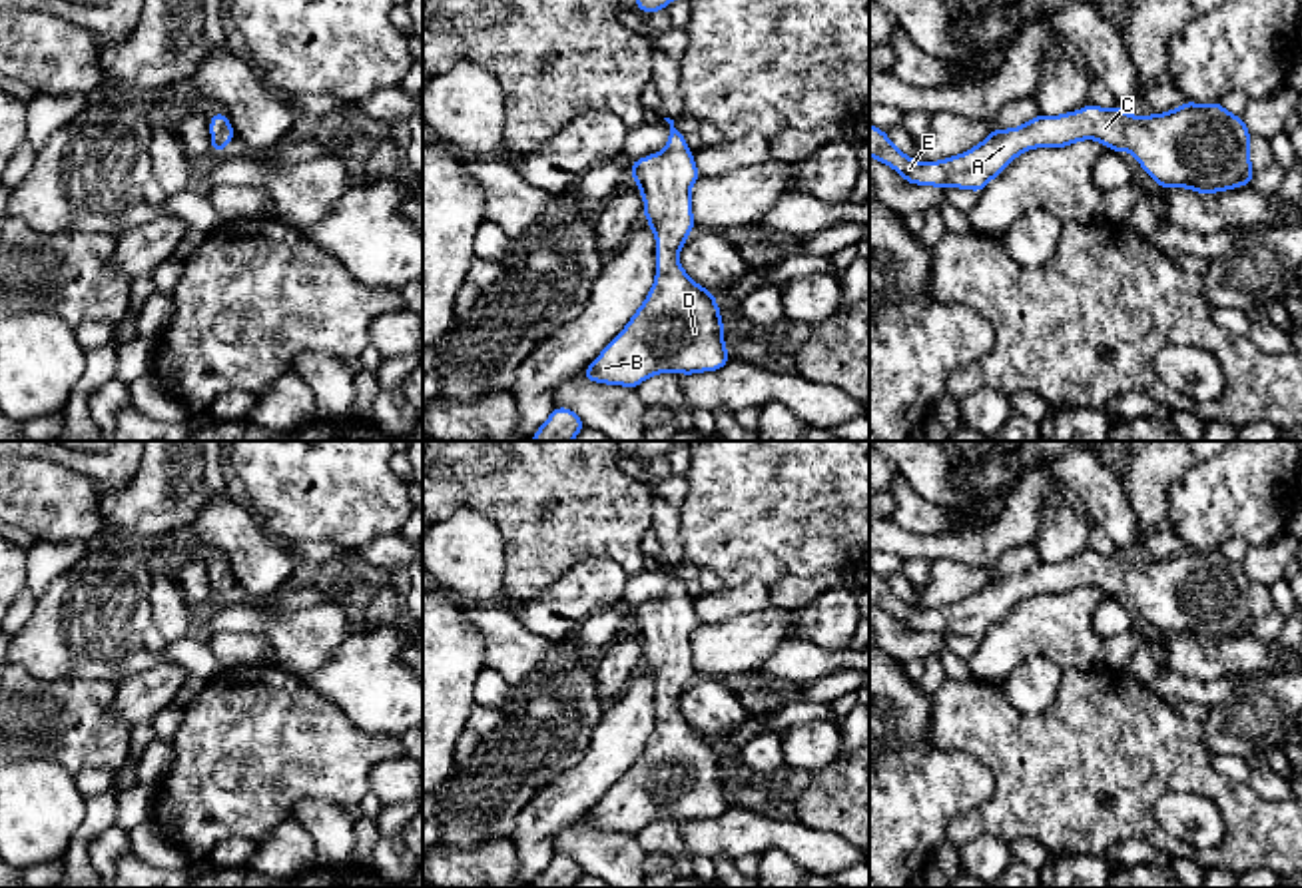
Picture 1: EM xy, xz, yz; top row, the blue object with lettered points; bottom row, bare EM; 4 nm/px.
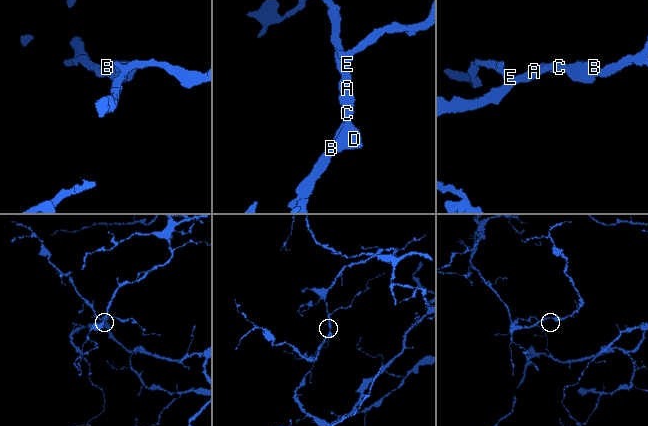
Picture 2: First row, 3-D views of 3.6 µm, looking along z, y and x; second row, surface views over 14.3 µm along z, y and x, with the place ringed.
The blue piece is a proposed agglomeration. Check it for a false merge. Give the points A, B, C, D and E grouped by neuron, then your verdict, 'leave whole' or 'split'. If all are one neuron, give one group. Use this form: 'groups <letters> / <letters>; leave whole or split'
groups A B C D E; leave whole

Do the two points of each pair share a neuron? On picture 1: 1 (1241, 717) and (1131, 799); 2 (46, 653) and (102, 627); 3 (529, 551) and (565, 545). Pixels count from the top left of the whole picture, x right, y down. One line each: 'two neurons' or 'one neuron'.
1: two neurons
2: one neuron
3: one neuron

